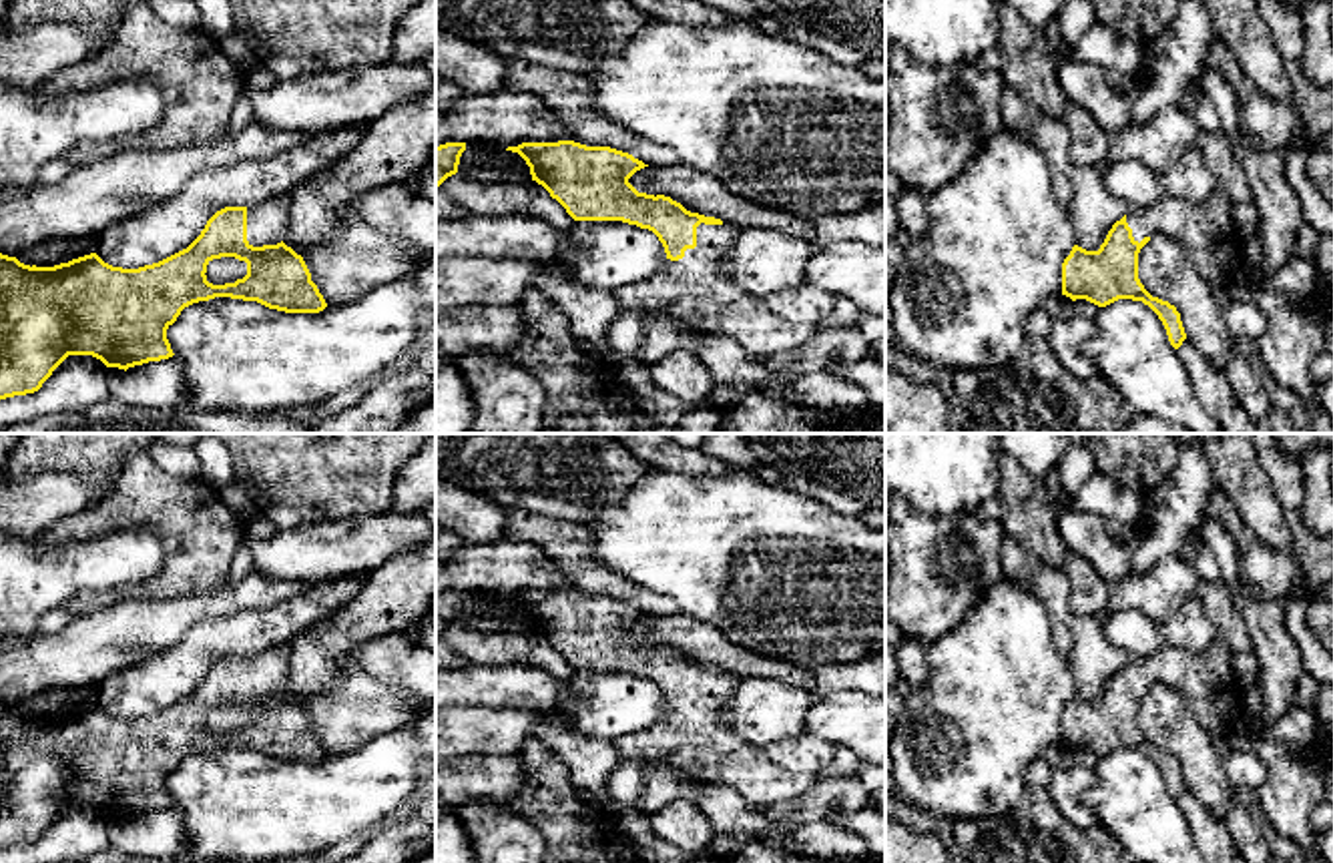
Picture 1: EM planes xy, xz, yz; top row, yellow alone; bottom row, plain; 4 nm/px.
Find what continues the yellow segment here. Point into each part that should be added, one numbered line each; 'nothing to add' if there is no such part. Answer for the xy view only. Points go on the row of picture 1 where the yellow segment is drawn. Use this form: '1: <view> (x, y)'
1: xy (268, 223)

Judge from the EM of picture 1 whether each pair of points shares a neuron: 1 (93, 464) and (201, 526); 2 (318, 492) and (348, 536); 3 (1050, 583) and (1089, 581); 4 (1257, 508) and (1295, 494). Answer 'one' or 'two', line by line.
1: two
2: two
3: two
4: two

